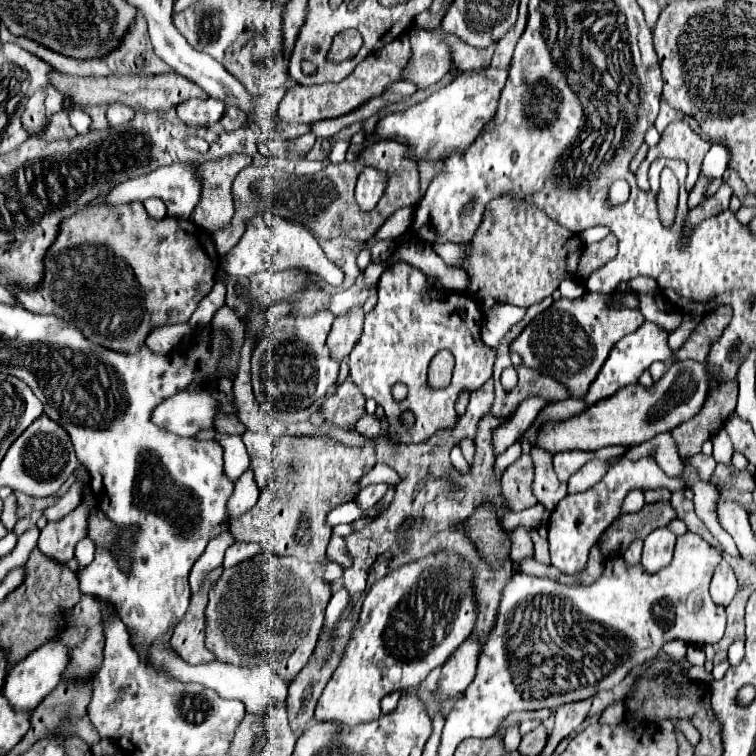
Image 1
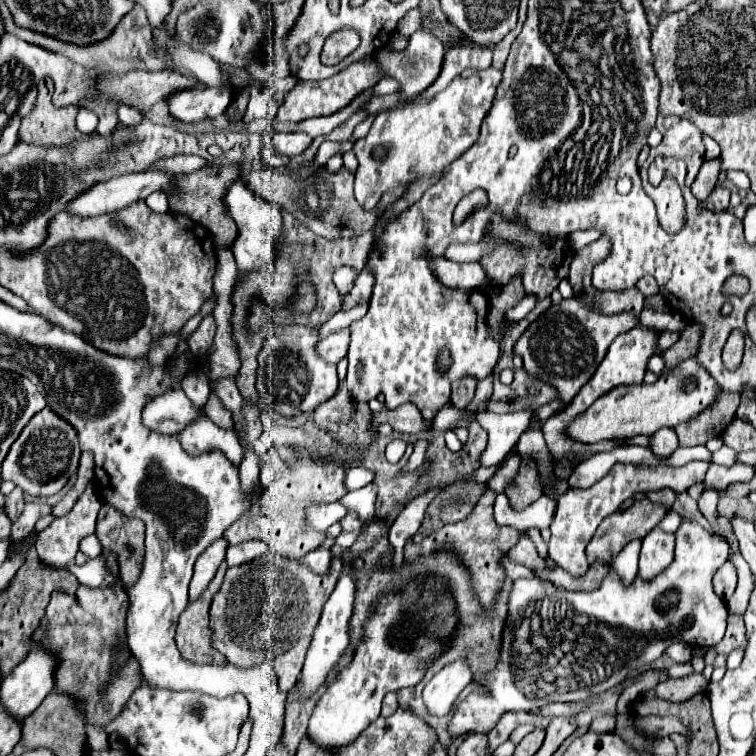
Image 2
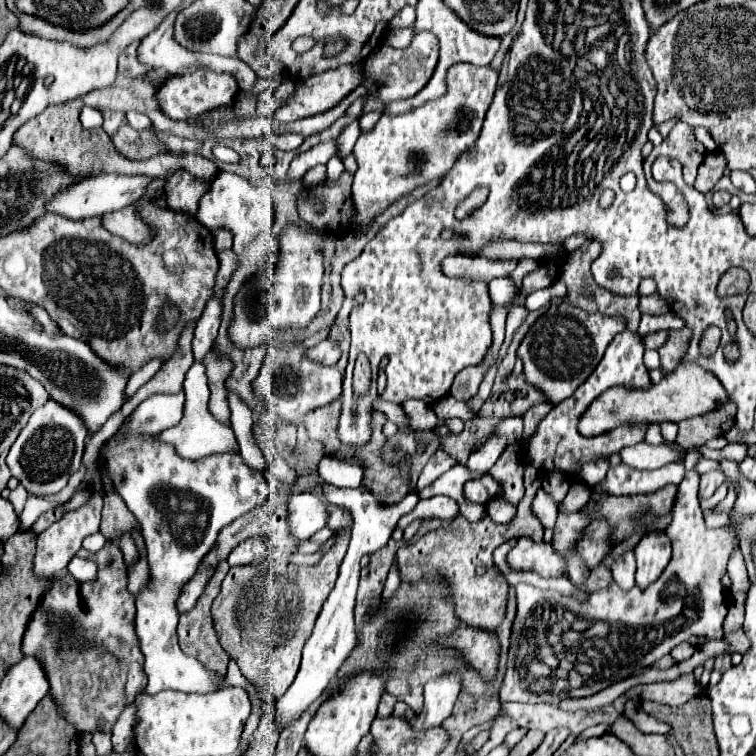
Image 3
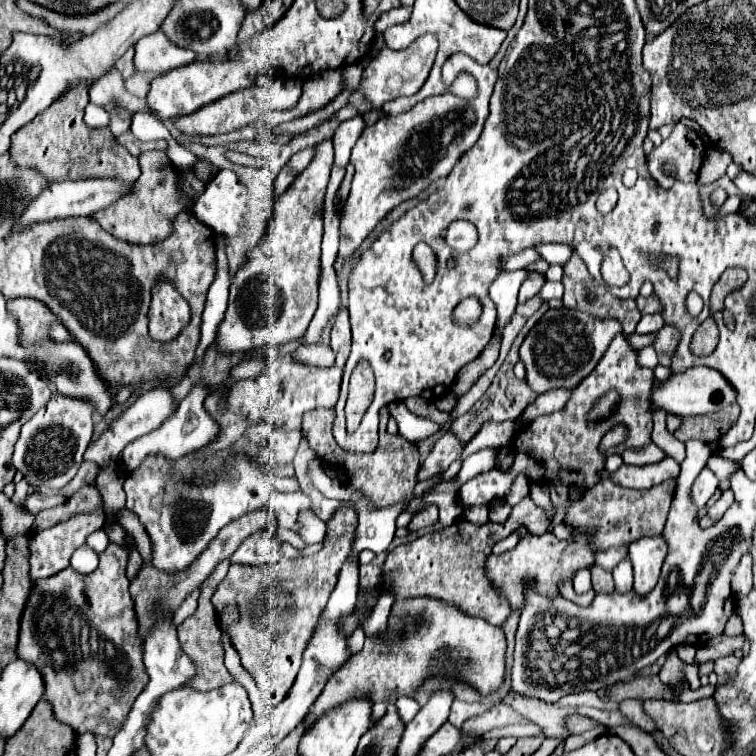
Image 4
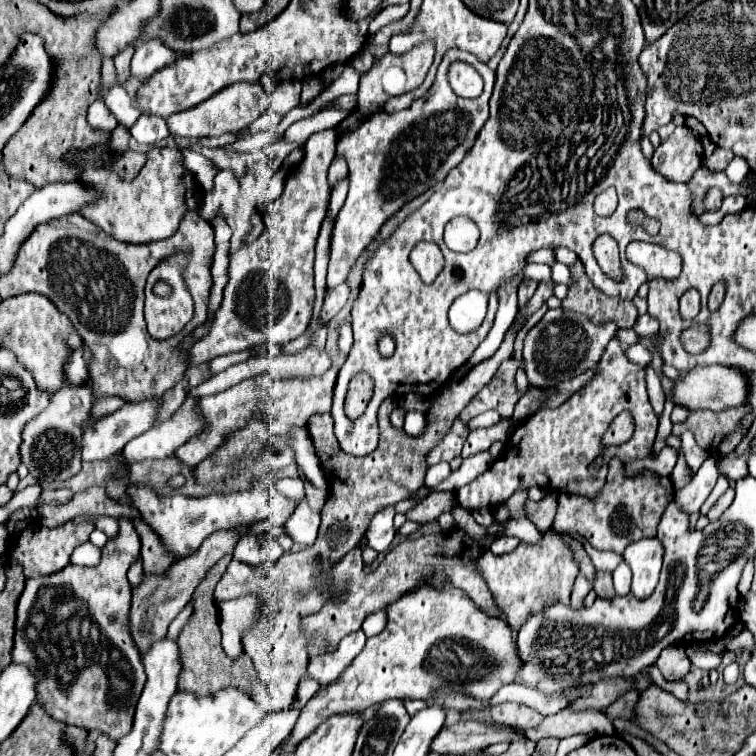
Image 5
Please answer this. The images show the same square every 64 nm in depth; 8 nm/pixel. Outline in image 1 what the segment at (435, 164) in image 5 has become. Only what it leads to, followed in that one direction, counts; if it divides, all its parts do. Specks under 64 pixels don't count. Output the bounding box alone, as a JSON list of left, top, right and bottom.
[356,68,508,210]

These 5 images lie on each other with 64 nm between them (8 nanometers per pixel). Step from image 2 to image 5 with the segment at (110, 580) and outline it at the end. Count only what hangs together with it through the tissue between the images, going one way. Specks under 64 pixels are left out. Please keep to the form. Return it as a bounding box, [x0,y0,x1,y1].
[70,541,101,567]

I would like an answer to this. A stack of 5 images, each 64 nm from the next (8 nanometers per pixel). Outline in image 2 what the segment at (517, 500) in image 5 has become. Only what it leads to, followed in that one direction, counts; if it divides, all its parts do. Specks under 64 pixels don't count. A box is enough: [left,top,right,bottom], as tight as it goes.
[488,454,520,494]

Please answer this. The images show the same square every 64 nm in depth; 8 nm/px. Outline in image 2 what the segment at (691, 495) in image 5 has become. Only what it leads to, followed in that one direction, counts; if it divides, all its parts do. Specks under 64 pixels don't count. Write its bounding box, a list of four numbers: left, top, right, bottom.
[704,464,738,490]

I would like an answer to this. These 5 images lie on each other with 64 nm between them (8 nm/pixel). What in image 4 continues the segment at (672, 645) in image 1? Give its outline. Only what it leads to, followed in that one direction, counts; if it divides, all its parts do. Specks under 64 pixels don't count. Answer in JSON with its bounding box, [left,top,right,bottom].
[676,644,696,662]

